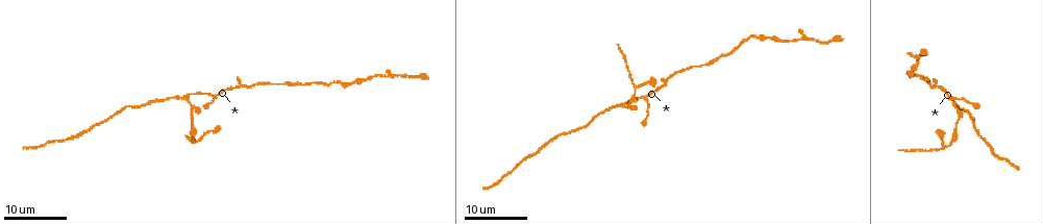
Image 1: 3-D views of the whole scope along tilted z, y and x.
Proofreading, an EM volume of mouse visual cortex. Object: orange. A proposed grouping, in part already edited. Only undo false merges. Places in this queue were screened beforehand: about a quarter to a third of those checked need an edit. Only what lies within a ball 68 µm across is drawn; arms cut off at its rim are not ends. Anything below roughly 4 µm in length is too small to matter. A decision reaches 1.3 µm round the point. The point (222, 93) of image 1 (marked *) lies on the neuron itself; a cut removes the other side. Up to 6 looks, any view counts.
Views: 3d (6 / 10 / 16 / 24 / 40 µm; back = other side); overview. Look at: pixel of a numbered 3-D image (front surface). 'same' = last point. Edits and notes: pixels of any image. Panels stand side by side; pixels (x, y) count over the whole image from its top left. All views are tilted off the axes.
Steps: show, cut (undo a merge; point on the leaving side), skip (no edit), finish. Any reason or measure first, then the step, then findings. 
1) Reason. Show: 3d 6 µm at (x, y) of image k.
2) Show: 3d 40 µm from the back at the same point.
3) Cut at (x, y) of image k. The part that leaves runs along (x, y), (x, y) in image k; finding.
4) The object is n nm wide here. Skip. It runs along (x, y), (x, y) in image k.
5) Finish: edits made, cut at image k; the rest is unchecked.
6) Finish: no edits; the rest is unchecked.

Arms part here. Show: 3d 16 µm at (952, 98) of image 1.

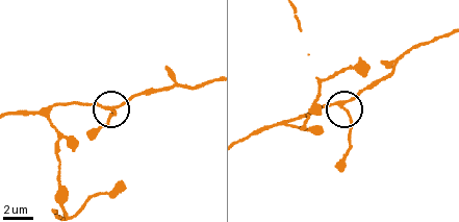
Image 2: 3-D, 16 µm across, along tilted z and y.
Show: 3d 6 µm at (342, 105) of image 2.

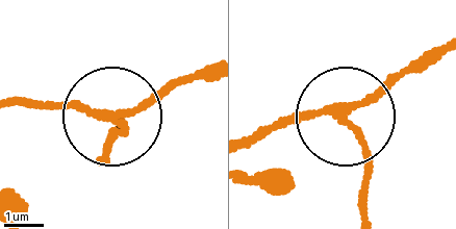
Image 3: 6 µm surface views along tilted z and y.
3 arms meet here. Skip. It runs along (385, 88), (345, 116), (363, 154), (363, 200) in image 3; all the same neuron.

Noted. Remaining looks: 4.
Side arm on a straight run. Show: 3d 24 µm at (953, 105) of image 1.

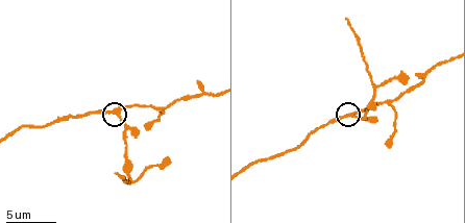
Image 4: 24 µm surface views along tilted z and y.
Zoom in. Show: 3d 10 µm at (115, 114) of image 4.

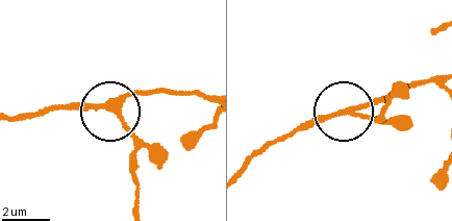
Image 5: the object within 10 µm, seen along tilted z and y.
3 arms meet here. Skip. It runs along (206, 95), (136, 93), (117, 105), (116, 114), (159, 160) in image 5; continuous, no second neuron.

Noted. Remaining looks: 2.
Show: 3d 10 µm at (375, 88) of image 4.

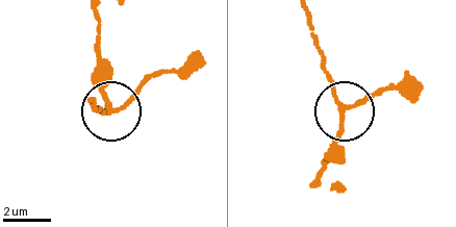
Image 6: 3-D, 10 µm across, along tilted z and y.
Skip. It runs along (94, 15), (96, 83), (108, 105), (123, 101), (154, 72) in image 6; all the same neuron.

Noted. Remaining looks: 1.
Finish: no edits; the rest is unchecked.

